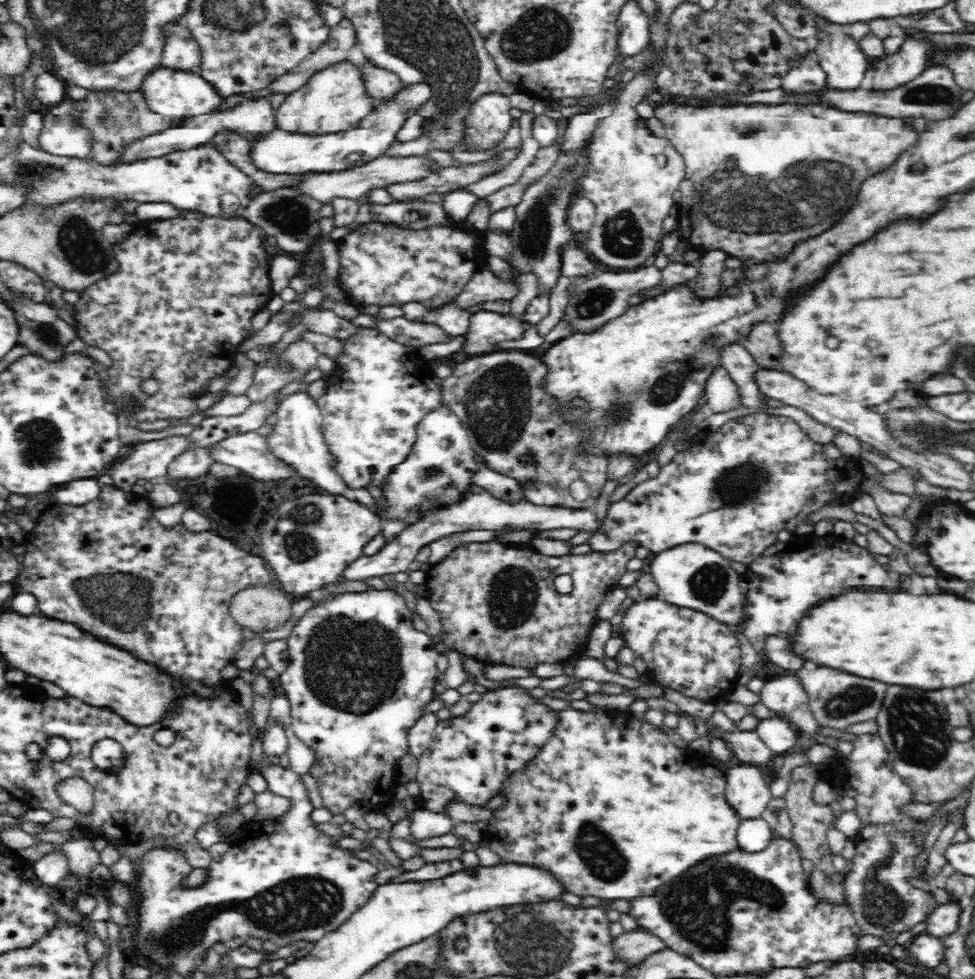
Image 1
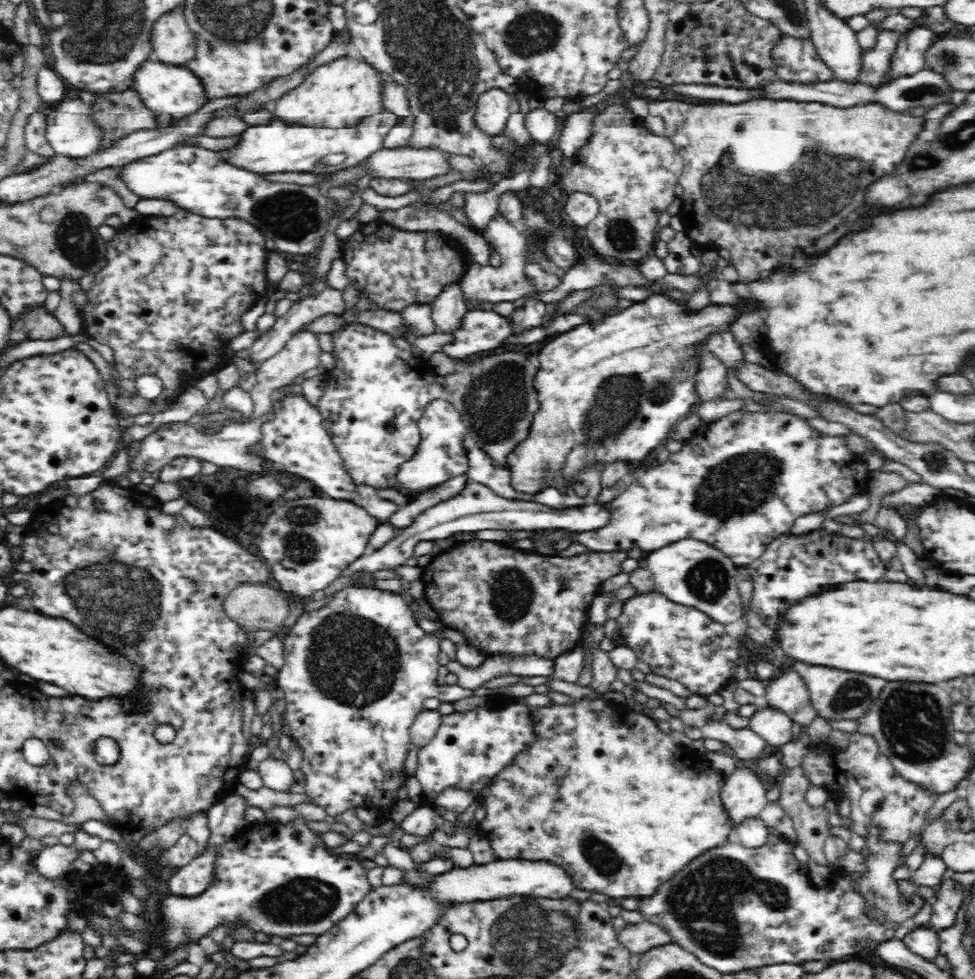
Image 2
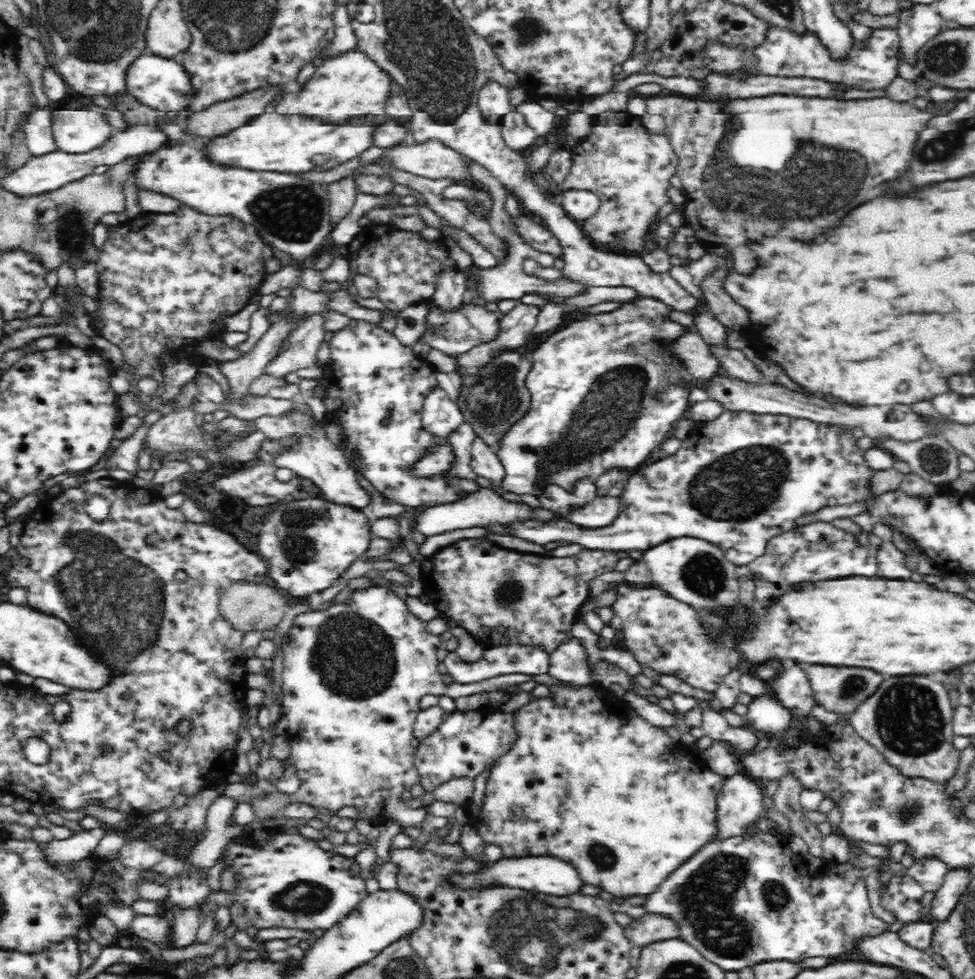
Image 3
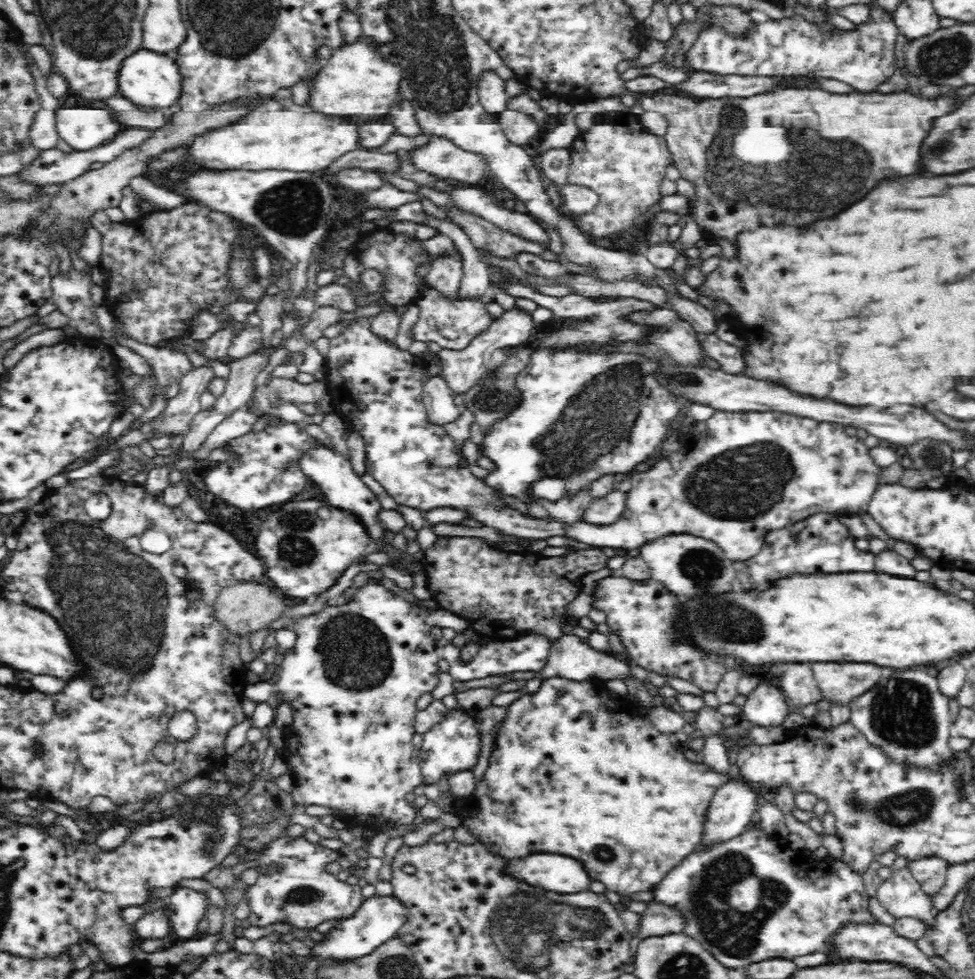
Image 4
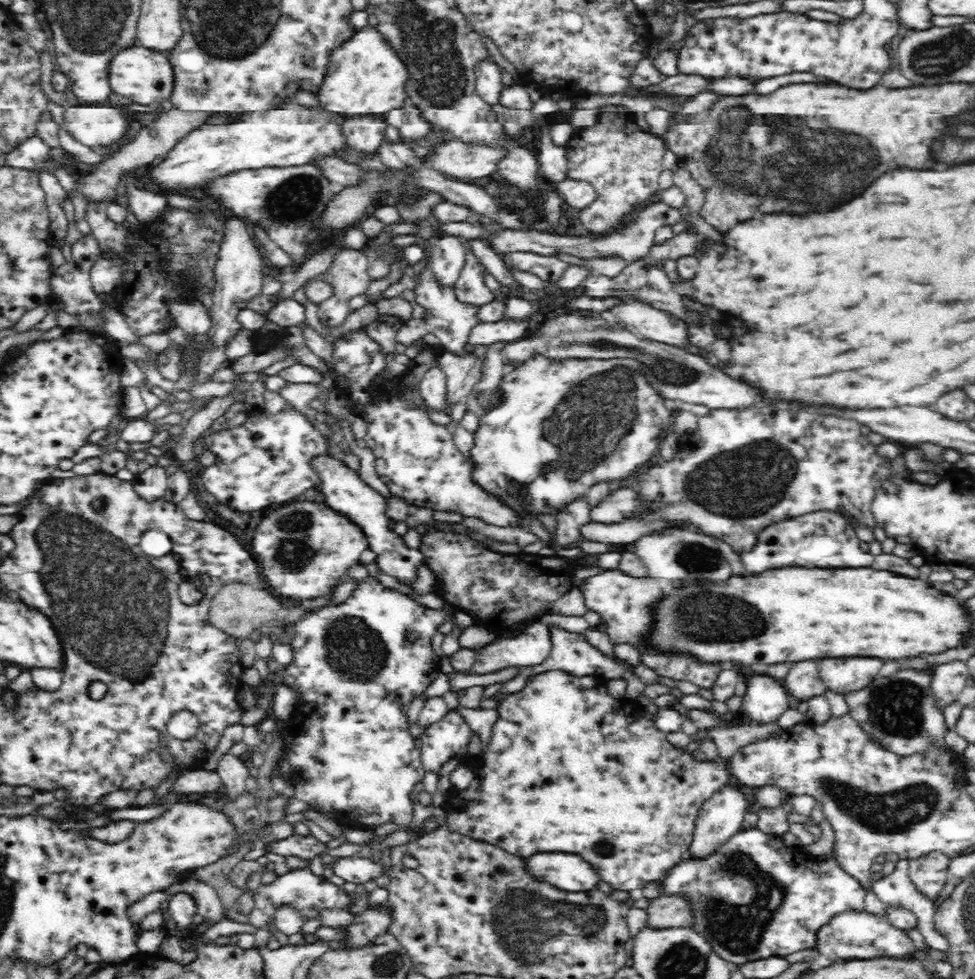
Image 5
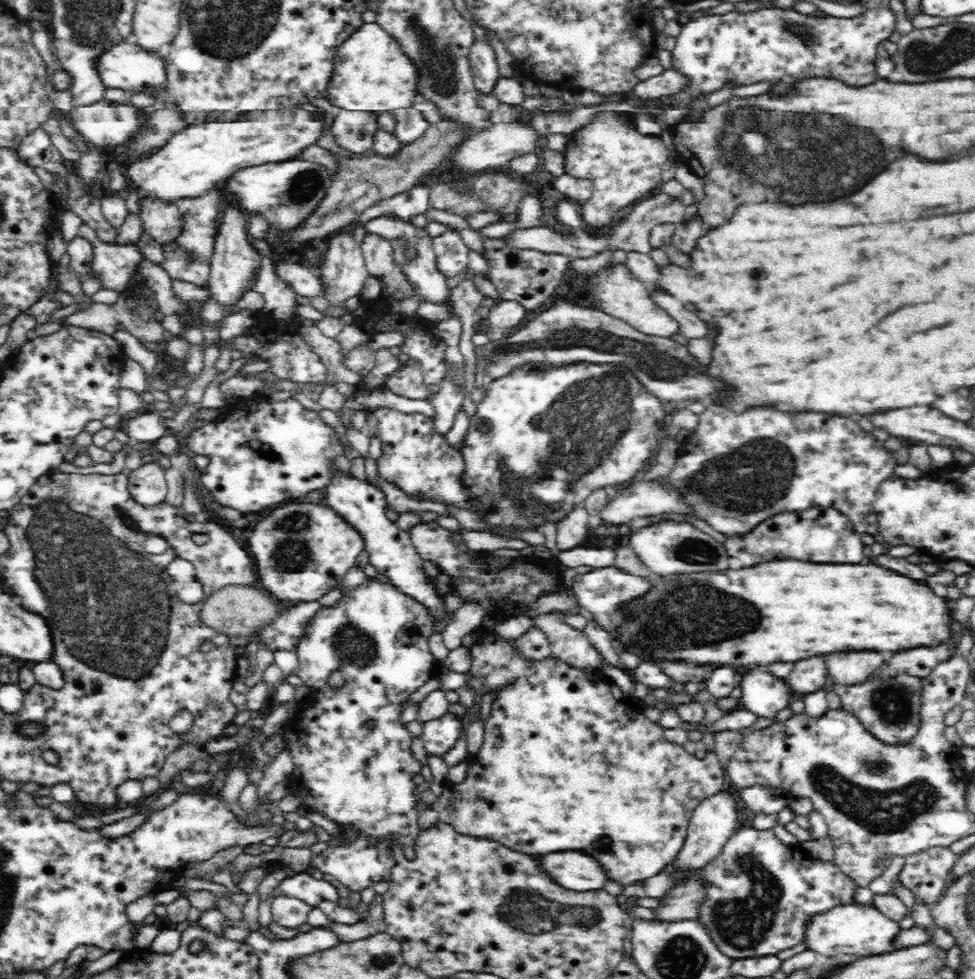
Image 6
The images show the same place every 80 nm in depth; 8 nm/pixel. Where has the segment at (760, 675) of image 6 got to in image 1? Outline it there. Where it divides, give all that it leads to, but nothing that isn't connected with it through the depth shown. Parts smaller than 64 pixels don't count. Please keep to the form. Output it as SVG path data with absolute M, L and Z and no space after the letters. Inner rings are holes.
M759 718L755 731L775 754L784 755L796 744L796 728L784 718Z

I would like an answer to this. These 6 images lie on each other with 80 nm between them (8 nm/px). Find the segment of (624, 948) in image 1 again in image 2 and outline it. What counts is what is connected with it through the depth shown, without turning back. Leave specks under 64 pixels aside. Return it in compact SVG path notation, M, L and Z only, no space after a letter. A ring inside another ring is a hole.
M656 921L638 922L638 924L627 924L618 934L618 939L630 949L631 954L642 954L650 947L660 946L672 940L670 929L656 923Z

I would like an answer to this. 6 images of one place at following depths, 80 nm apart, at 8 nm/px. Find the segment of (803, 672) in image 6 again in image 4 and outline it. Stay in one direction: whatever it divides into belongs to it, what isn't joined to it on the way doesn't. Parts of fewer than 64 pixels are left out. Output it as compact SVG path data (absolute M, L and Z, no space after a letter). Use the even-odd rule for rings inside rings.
M791 663L780 678L780 688L786 700L799 708L822 699L822 689L816 684L808 663Z

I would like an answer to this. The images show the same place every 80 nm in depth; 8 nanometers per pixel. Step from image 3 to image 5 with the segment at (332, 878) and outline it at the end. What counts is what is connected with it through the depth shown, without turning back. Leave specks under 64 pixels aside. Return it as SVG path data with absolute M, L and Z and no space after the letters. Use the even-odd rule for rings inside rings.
M292 833L286 838L273 841L269 844L268 851L274 852L280 856L296 856L304 860L313 860L326 852L326 844L323 844L316 836L308 834L301 836ZM308 866L290 870L277 876L270 884L263 884L256 888L253 896L254 909L249 914L249 922L258 928L264 929L268 922L272 922L273 910L281 904L290 904L298 907L306 920L320 916L319 912L325 908L347 907L355 902L353 893L346 893L340 886L331 883L323 875L318 876L311 872Z

